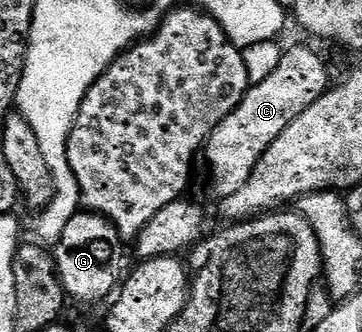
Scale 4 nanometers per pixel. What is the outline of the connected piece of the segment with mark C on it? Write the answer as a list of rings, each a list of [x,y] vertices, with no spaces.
[[[293,47],[273,67],[266,79],[250,86],[241,104],[209,134],[203,148],[203,159],[209,162],[209,175],[224,189],[242,187],[251,177],[259,157],[263,157],[270,145],[307,109],[325,94],[331,86],[325,63],[309,47]]]

